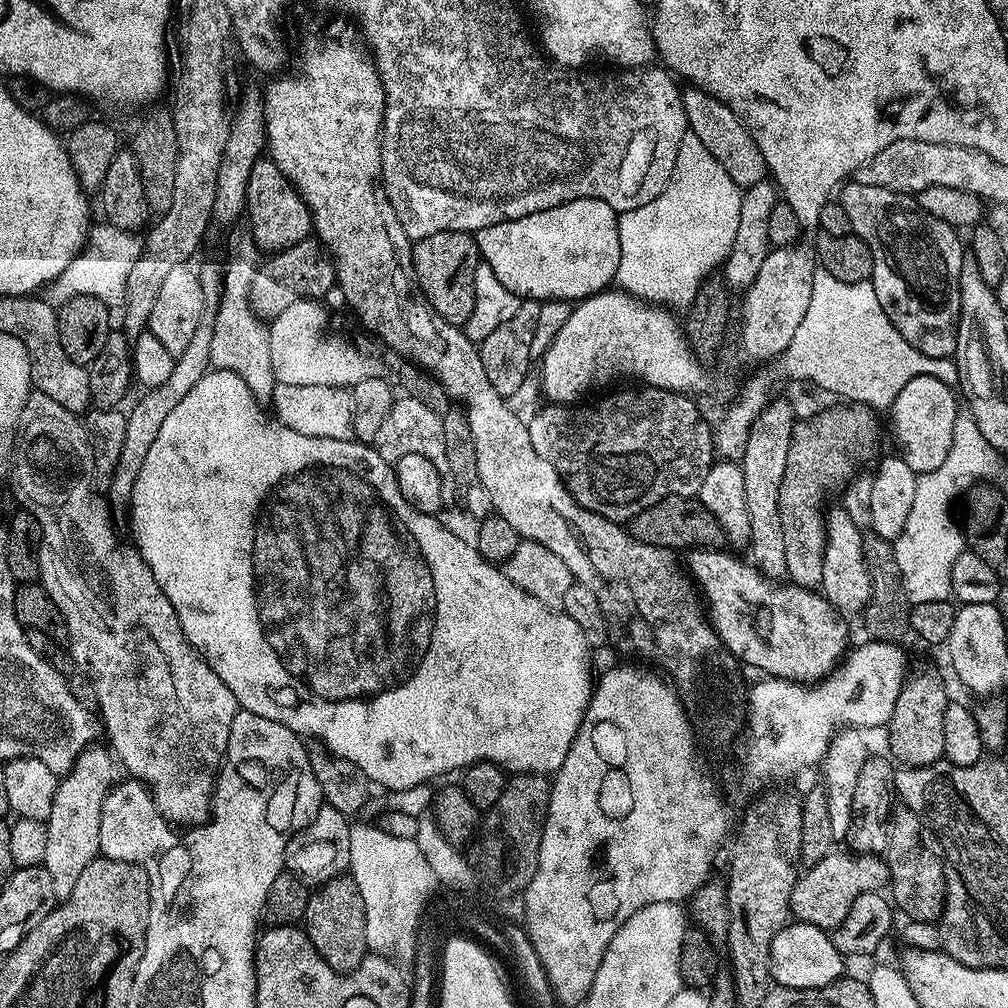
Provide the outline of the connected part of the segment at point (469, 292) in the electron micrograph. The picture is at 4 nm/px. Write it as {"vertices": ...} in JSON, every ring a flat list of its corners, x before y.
{"vertices":[[439,232,415,241,412,245,412,265,416,280,428,305,446,322,462,326,474,310,474,270,482,263,475,235,467,232]]}

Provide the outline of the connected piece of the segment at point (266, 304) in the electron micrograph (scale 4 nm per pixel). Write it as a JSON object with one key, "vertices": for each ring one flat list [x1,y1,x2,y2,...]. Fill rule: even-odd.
{"vertices":[[309,238,298,242,284,252,277,252,267,257,268,261,257,267,256,274,252,279,252,303,256,315,261,318,273,318,282,314,288,306,305,298,324,298,328,291,333,291,336,284,336,261,332,253,320,243,319,239]]}

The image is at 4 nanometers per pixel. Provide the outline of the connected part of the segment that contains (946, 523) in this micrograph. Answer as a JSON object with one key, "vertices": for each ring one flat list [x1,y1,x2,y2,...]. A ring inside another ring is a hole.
{"vertices":[[960,414,954,422,954,442,950,442,946,462,942,462,938,470,917,475,914,507,906,520,904,533,894,542,904,594,912,604,938,602,952,596,952,567,966,550,964,533,958,516,952,513,952,507,973,484,992,478,1000,468,1000,460,1001,453,992,448,986,438,982,438,974,418,970,414]]}

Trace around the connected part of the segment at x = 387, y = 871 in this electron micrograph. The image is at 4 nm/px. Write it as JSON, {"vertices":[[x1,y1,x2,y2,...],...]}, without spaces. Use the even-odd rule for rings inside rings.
{"vertices":[[353,823,350,830,350,860,349,869,352,881,362,894,362,902,366,910,366,942,373,953,391,957,392,951,404,940,404,931,414,929,414,921,424,904,425,896,432,889,432,871,415,839,398,838,390,834,379,823]]}

